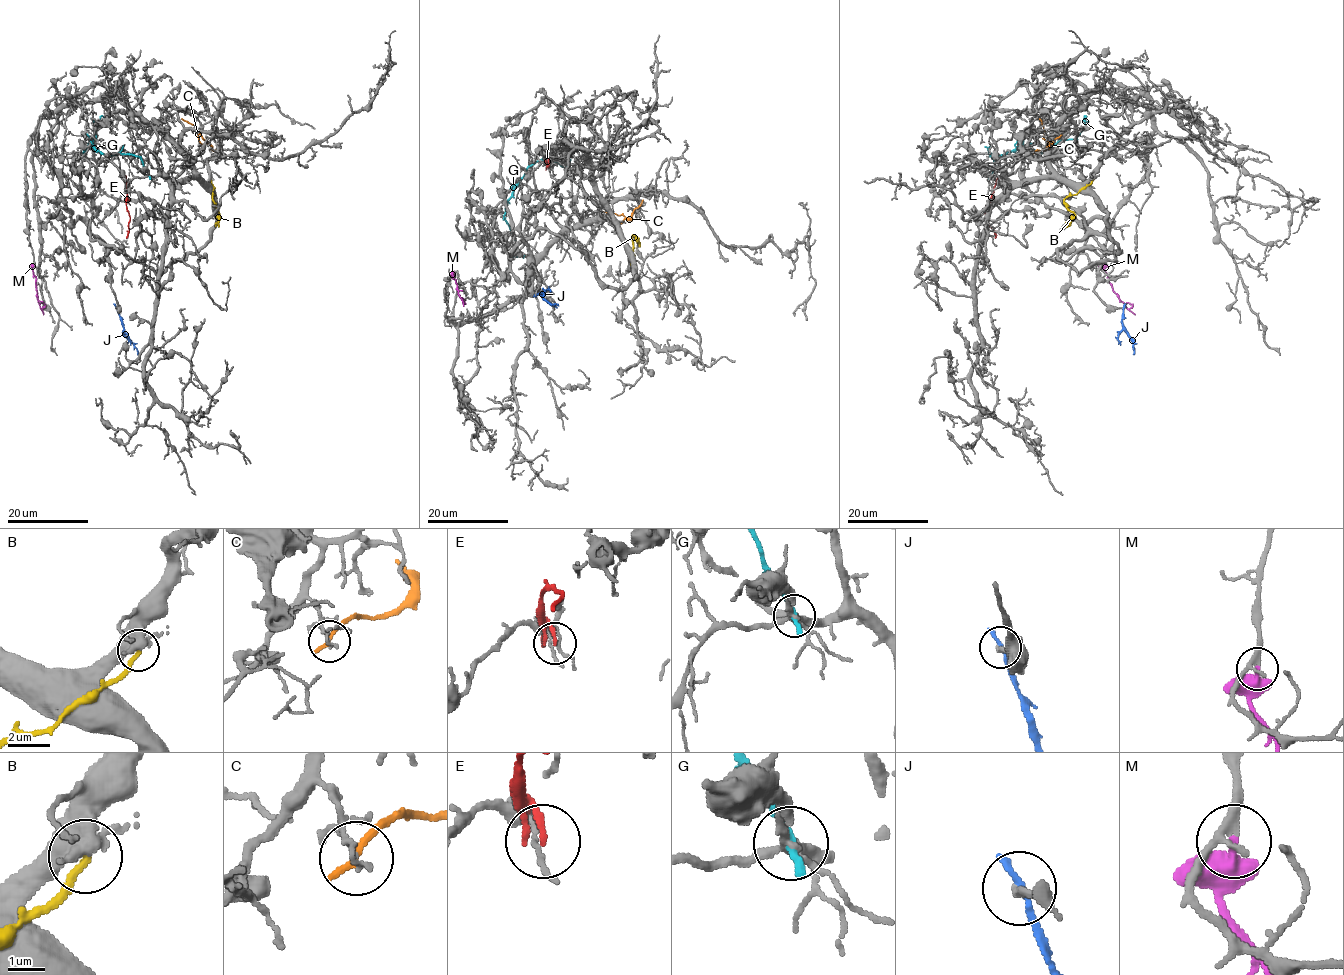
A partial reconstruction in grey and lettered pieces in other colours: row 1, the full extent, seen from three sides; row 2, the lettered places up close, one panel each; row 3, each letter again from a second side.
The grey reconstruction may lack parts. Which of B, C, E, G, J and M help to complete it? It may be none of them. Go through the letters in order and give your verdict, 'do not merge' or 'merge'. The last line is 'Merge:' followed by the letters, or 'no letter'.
B: do not merge
C: do not merge
E: do not merge
G: do not merge
J: do not merge
M: merge
Merge: M

